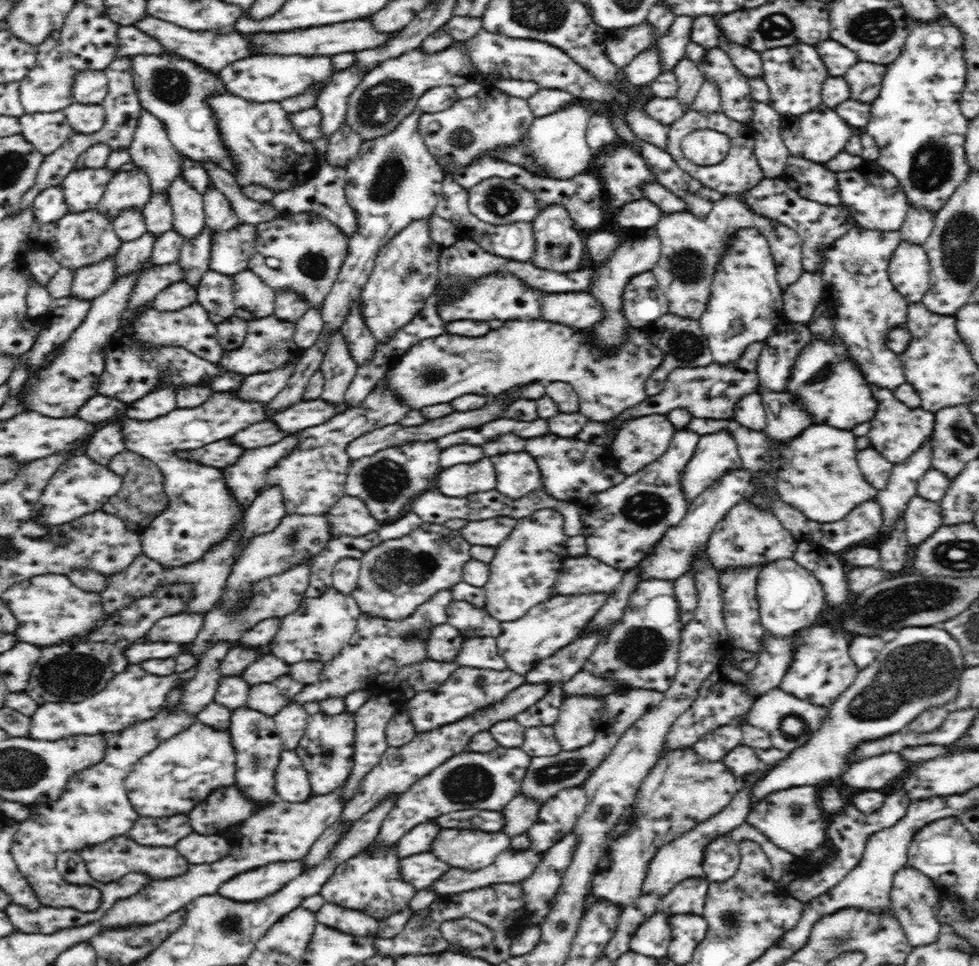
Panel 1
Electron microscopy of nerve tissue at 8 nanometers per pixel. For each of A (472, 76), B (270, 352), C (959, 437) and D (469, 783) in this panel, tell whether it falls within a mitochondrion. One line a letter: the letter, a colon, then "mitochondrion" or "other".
A: other
B: mitochondrion
C: mitochondrion
D: mitochondrion

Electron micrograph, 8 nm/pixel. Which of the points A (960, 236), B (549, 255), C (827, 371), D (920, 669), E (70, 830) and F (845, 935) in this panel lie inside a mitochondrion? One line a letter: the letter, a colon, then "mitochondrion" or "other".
A: mitochondrion
B: mitochondrion
C: mitochondrion
D: mitochondrion
E: other
F: mitochondrion

